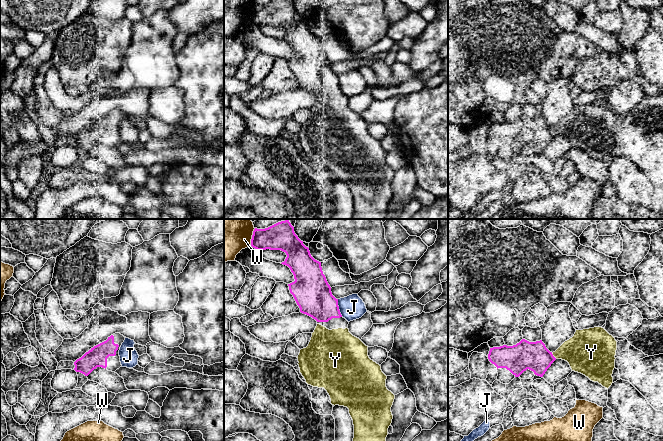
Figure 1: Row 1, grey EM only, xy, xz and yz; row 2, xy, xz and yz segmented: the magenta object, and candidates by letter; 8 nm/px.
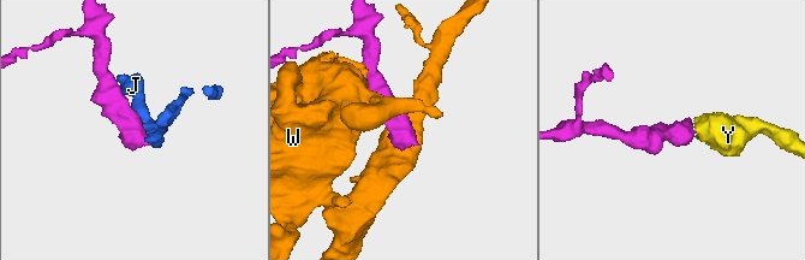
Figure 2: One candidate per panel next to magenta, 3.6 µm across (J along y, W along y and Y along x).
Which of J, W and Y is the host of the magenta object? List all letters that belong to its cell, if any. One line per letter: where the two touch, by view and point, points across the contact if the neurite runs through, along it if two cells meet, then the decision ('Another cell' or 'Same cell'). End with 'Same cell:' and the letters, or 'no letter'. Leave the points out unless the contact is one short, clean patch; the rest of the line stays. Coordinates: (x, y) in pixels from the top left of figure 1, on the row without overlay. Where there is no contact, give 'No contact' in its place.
J: Touches magenta at xz (338, 84). Another cell
W: Touches magenta at xz (252, 13). Boundary: xz (255, 4), (250, 21). Another cell
Y: Touches magenta at yz (553, 132). Same cell
Same cell: Y

